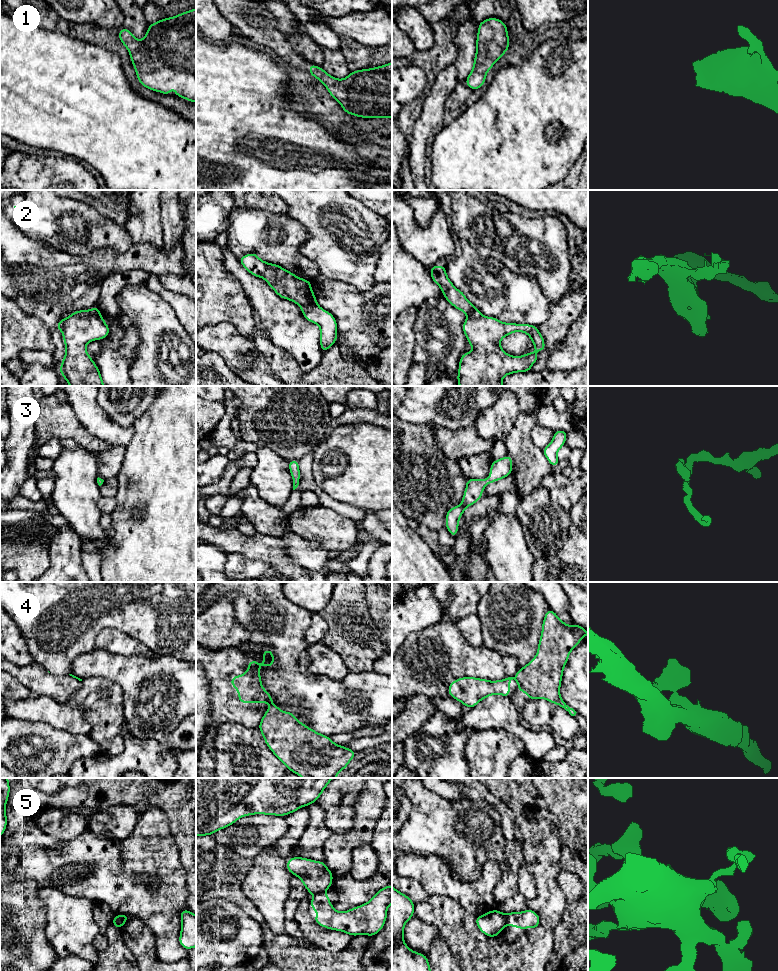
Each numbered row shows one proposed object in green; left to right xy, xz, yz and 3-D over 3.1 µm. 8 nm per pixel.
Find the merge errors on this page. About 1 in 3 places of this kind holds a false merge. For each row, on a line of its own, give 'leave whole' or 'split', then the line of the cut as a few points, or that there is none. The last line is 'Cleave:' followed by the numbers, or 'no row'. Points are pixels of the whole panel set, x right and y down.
1: leave whole; cut none
2: split; cut xy (99, 312), (87, 316), (72, 315)
3: leave whole; cut none
4: split; cut xz (273, 704), (270, 706)
5: split; cut yz (505, 914), (507, 922)
Cleave: 2, 4, 5

